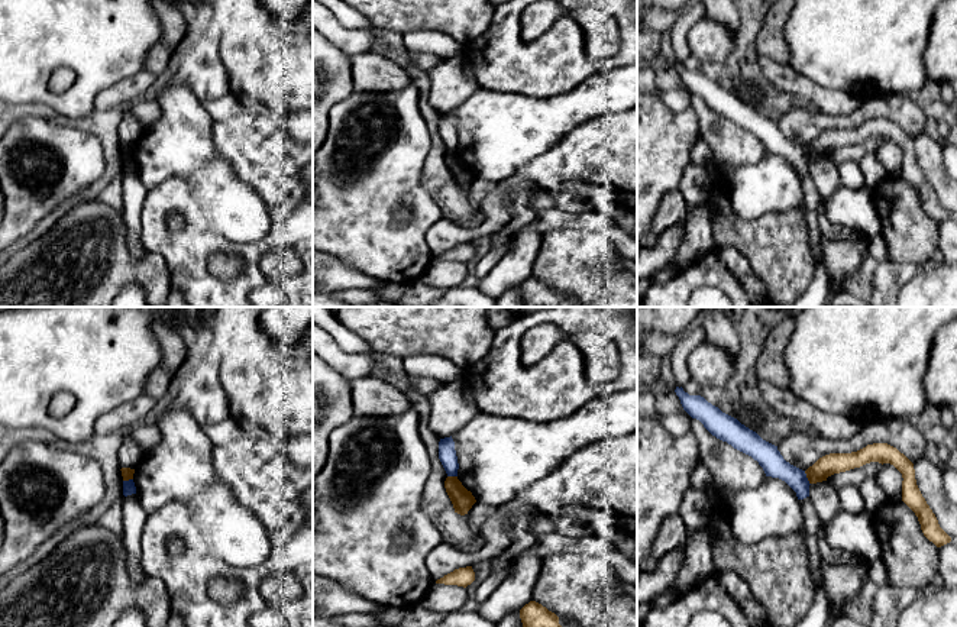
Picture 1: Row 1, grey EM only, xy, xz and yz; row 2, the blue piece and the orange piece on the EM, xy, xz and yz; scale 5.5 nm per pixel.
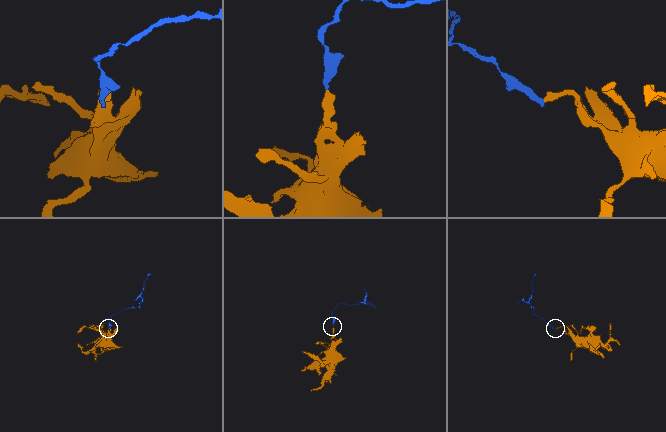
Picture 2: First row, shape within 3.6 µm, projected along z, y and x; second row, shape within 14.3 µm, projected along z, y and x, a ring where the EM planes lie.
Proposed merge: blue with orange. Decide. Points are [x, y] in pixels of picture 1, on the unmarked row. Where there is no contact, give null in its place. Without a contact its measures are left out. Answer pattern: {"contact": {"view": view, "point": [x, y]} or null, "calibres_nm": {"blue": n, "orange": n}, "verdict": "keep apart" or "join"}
{"contact": {"view": "yz", "point": [807, 154]}, "calibres_nm": {"blue": 140, "orange": 120}, "verdict": "keep apart"}

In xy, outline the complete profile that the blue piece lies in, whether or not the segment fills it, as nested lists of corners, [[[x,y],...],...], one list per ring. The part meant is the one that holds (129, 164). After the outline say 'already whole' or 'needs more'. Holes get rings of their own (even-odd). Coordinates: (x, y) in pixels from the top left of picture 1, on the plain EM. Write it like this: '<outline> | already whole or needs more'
[[[133,155],[123,156],[123,219],[127,229],[127,246],[135,261],[139,261],[146,248],[140,239],[140,210],[146,188],[142,185]]] | needs more

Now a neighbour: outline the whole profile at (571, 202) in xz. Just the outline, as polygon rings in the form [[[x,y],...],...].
[[[559,191],[553,194],[553,198],[555,207],[563,211],[582,213],[589,211],[591,209],[589,203],[585,198],[572,191]]]

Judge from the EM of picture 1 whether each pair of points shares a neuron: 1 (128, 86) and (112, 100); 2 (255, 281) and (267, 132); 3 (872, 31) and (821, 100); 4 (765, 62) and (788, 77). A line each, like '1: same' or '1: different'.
1: same
2: same
3: different
4: same

